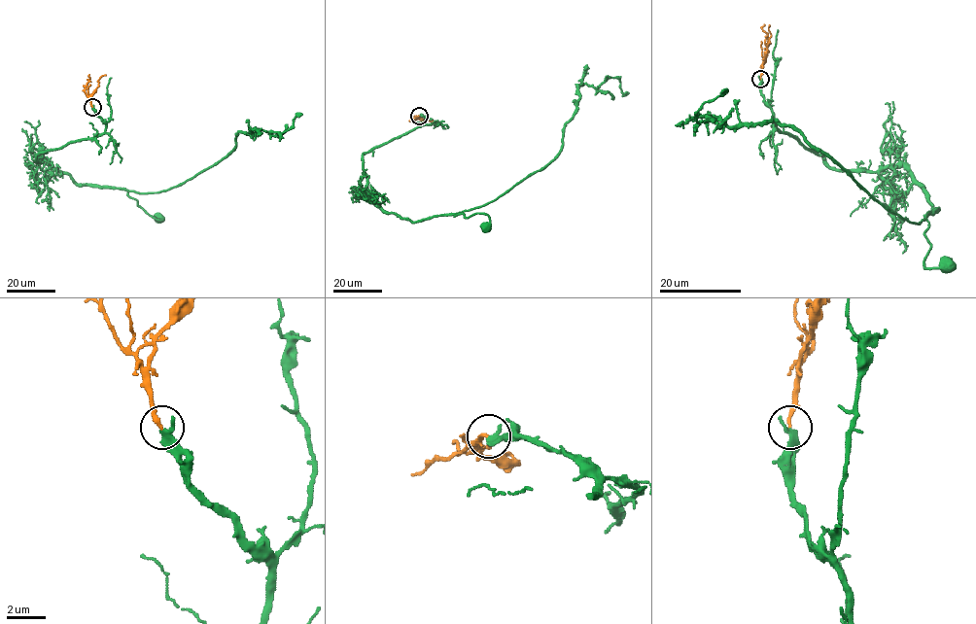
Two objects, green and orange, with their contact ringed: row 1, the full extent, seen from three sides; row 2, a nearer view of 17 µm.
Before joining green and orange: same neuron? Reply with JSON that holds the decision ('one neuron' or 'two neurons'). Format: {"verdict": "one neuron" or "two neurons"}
{"verdict": "one neuron"}

